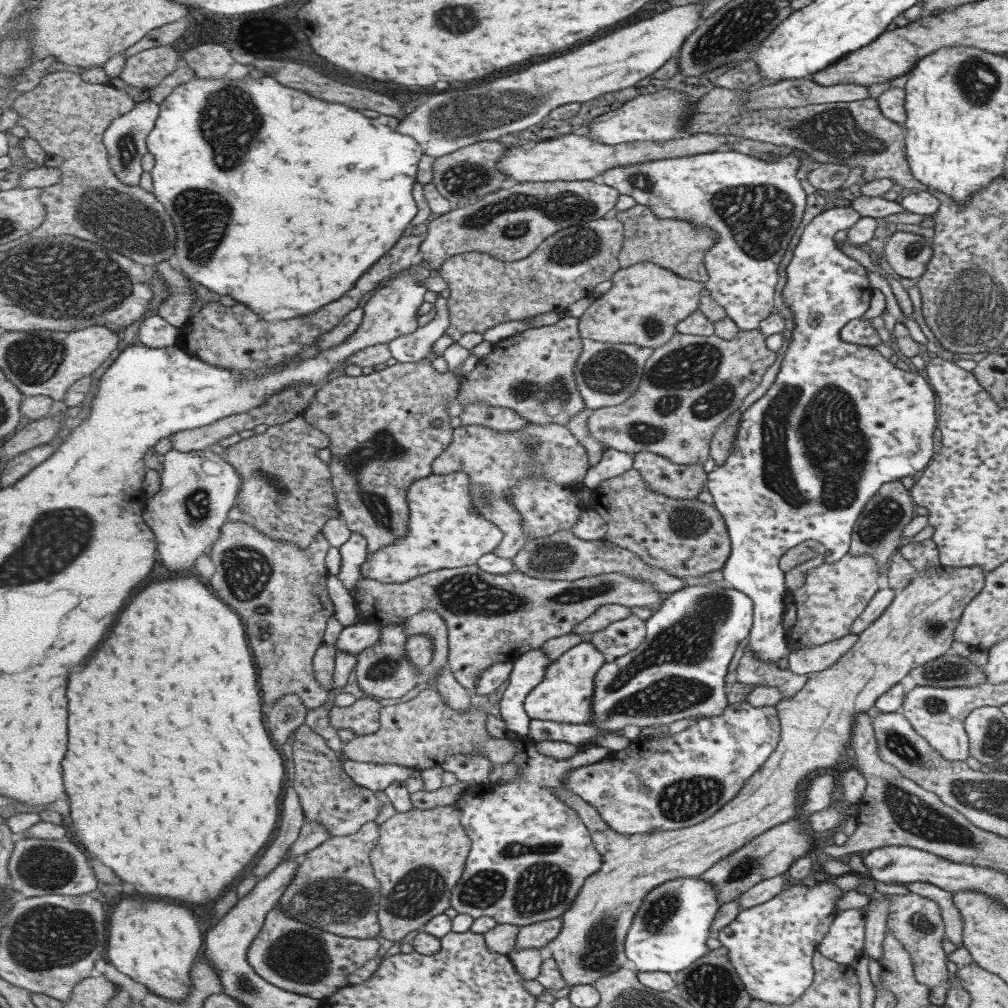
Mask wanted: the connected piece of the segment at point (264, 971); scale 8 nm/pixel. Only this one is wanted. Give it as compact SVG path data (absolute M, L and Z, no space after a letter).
M277 905L268 914L264 928L248 950L249 964L267 982L292 993L310 996L321 1001L332 997L340 988L349 985L347 976L363 968L369 960L379 956L377 940L342 937L329 931L305 924L286 914L282 905Z

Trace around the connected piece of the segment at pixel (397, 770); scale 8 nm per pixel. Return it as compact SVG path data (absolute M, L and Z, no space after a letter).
M345 758L342 761L345 772L361 786L373 792L386 791L393 781L405 781L407 778L420 777L421 771L399 765L381 765L379 763L357 762Z

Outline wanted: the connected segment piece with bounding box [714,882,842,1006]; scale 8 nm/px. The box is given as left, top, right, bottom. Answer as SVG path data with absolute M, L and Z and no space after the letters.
M822 882L817 886L792 885L767 902L741 910L727 926L718 930L714 936L721 946L727 949L729 962L751 1000L787 1006L805 992L813 978L812 954L833 922L834 915L837 913L835 902L841 893L842 890L832 882Z

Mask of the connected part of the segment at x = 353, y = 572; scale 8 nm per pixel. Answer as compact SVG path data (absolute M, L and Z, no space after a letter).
M353 533L339 552L342 561L337 577L356 600L356 586L358 580L364 577L363 566L370 557L368 538L365 535Z

